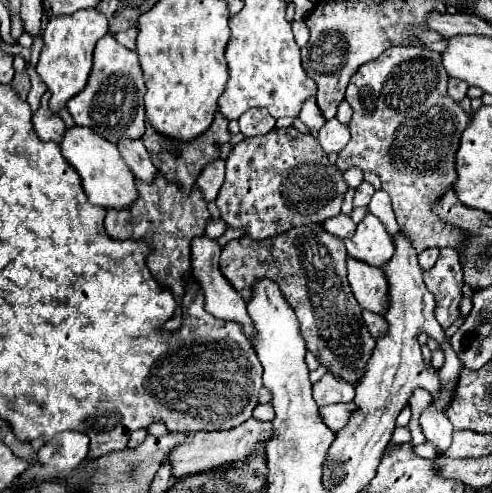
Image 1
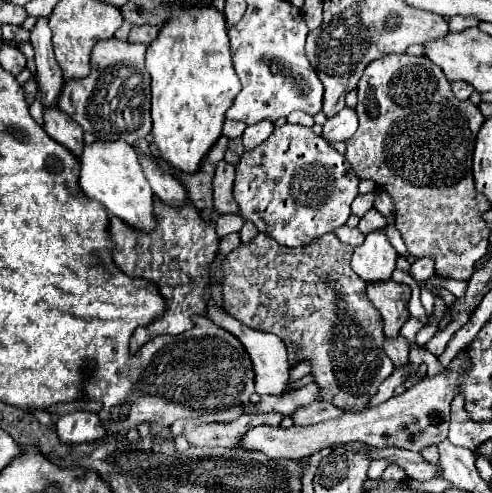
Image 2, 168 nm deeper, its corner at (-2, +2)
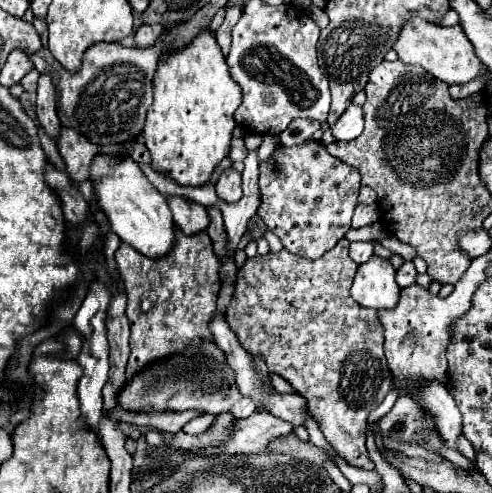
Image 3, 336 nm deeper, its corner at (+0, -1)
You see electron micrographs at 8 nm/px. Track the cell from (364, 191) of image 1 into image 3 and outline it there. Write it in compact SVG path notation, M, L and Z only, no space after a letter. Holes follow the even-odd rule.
M358 205L352 217L352 229L360 229L364 225L376 223L380 219L378 215L378 207L376 205Z

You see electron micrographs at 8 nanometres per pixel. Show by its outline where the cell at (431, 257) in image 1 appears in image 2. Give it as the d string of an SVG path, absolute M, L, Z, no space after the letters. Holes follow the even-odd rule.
M420 258L412 264L410 268L410 276L414 280L428 280L430 276L434 276L434 260L432 258Z

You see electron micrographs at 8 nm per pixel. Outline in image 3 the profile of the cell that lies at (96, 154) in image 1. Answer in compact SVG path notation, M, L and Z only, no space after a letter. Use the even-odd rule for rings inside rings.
M98 155L92 165L92 183L98 193L102 211L110 219L112 231L130 247L142 255L156 259L168 255L176 243L176 225L166 197L146 179L136 161L122 161L122 165L110 165L110 157Z

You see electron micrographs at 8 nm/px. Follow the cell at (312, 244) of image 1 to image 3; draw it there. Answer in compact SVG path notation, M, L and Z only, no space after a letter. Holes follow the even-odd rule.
M342 239L334 249L330 249L330 253L326 253L326 257L320 257L318 261L308 261L308 259L300 259L292 253L288 253L286 249L282 253L268 253L266 257L254 257L254 259L248 259L246 265L238 271L238 283L236 283L236 293L234 293L234 301L230 303L230 309L226 311L226 321L230 325L230 329L234 331L234 335L238 337L238 343L250 353L250 355L260 355L264 361L266 361L266 367L270 373L278 373L282 375L292 387L294 387L294 393L302 395L308 399L308 405L310 405L310 413L316 415L316 419L320 421L320 429L322 433L326 435L328 443L338 451L338 455L352 467L358 467L358 469L374 469L374 461L368 457L368 449L366 449L366 419L368 419L368 413L374 411L382 399L388 395L388 391L392 389L392 377L390 377L390 371L386 369L386 359L384 359L384 335L382 335L382 323L378 319L378 313L374 309L362 309L352 297L350 297L350 287L352 287L352 279L356 275L356 269L358 265L350 259L348 255L348 239Z

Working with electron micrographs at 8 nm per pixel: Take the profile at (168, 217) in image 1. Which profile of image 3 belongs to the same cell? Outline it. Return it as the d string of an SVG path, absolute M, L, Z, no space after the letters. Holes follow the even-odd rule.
M176 231L176 247L170 255L156 261L144 257L130 245L122 243L116 251L116 265L126 283L128 307L126 317L130 321L130 359L126 375L134 377L154 361L182 353L190 345L200 341L212 341L210 319L216 313L216 299L220 289L220 261L212 251L210 237L206 233L184 235ZM142 299L152 301L150 311L142 311Z

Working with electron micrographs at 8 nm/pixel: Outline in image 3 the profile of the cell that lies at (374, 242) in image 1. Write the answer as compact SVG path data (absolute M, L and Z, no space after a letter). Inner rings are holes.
M372 257L366 265L358 267L350 295L360 307L368 309L394 309L398 305L400 287L394 279L394 267L388 259Z

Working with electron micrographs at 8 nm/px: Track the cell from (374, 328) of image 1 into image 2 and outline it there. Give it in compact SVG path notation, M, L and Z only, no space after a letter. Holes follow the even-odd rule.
M402 336L384 338L384 352L394 362L394 366L402 366L408 362L408 342Z

